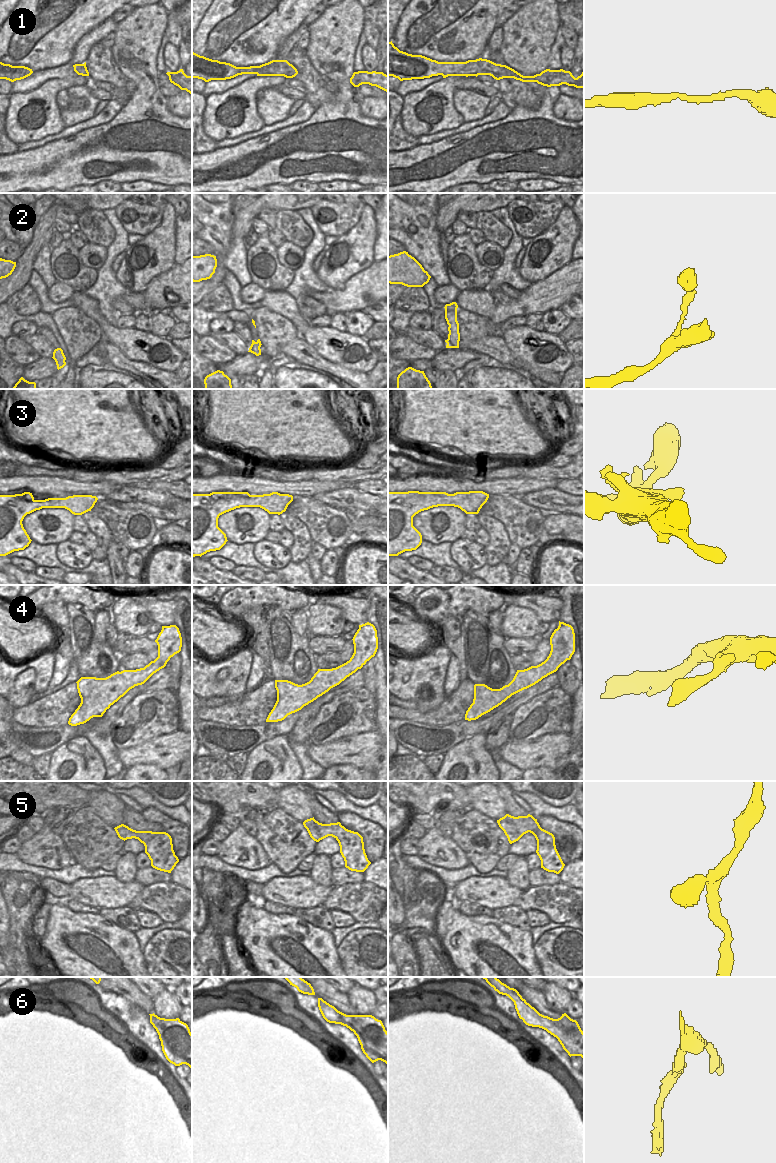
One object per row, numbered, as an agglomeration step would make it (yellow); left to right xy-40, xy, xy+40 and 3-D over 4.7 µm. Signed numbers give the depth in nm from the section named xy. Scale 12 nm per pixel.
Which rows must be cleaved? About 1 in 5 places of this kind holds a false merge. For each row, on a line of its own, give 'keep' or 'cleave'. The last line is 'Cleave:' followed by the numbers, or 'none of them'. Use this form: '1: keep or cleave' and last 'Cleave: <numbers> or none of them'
1: keep
2: keep
3: keep
4: keep
5: keep
6: cleave
Cleave: 6

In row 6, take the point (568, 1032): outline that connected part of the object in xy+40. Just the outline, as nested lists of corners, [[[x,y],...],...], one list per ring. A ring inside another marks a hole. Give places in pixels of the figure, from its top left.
[[[482,977],[499,994],[508,996],[515,1005],[520,1019],[532,1027],[539,1027],[558,1039],[563,1049],[571,1056],[581,1056],[584,1060],[584,1032],[578,1022],[571,1019],[566,1013],[558,1019],[542,1015],[542,1019],[534,1019],[532,1006],[526,1002],[519,992],[502,983],[496,977]]]

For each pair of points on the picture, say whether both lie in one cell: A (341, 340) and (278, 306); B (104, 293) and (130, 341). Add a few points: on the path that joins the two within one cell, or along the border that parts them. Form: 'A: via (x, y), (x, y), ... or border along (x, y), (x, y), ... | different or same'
A: via (325, 337), (312, 335), (294, 317) | same
B: border along (99, 307), (99, 312), (114, 326) | different

